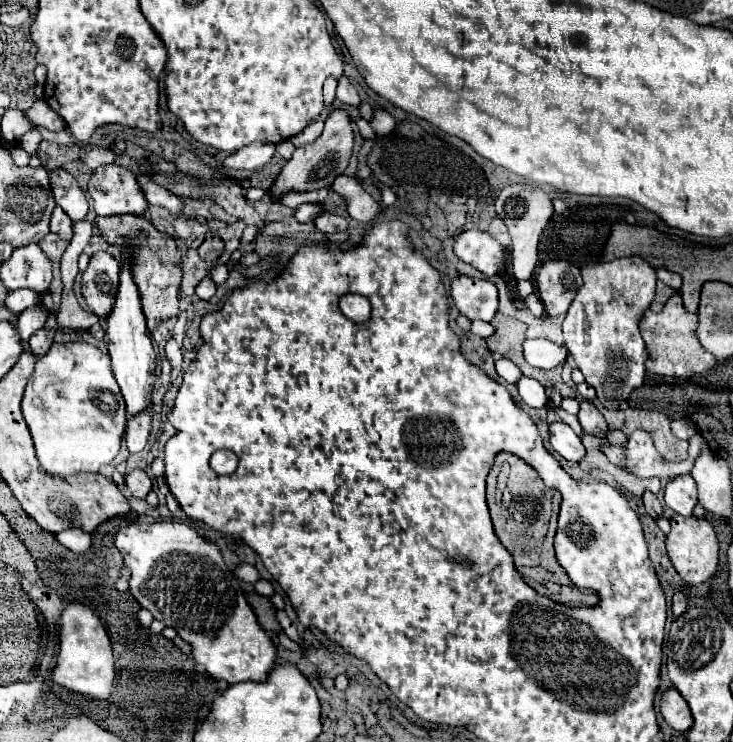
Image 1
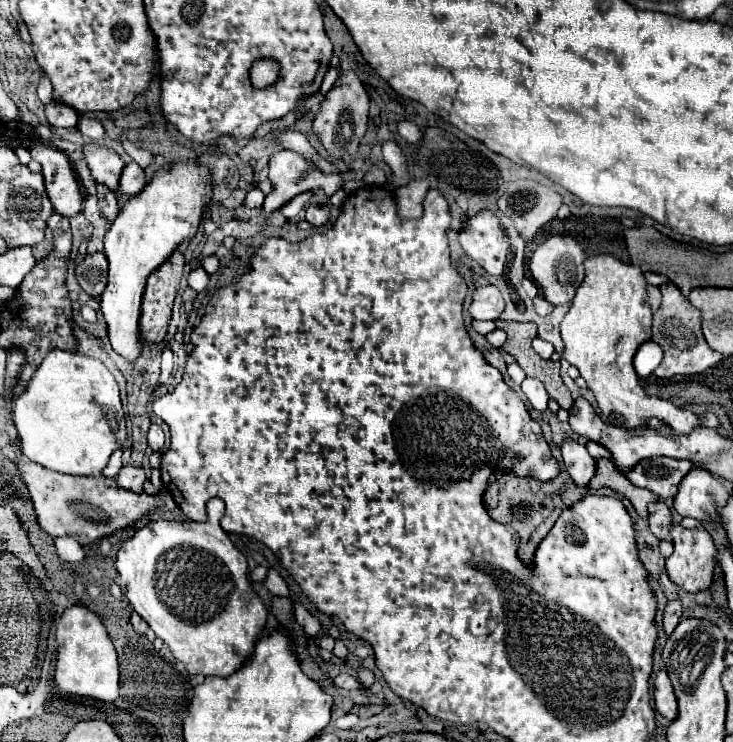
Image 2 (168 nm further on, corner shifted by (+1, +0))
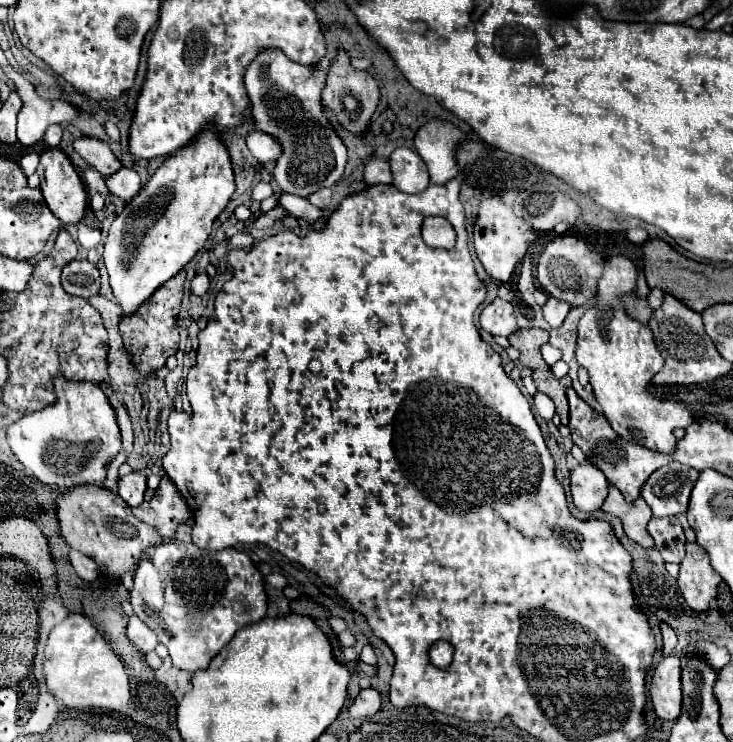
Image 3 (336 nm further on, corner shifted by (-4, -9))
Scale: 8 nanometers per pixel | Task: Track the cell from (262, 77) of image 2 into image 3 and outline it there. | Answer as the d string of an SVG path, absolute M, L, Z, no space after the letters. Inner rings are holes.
M263 51L245 71L245 89L253 105L255 127L273 135L283 145L283 155L273 169L273 179L281 191L261 203L263 213L275 209L283 193L309 197L323 187L333 187L343 175L347 149L327 123L321 105L321 91L325 87L329 65L331 59L323 59L315 67L305 67L293 63L281 51Z

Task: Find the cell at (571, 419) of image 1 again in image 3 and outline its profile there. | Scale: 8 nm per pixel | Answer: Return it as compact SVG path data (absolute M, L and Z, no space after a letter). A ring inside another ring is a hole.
M671 463L657 469L641 489L641 497L647 501L655 517L671 517L687 511L691 489L699 473L681 463Z

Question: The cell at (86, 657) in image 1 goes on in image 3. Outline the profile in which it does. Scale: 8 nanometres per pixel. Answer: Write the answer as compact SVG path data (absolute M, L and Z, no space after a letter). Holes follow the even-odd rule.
M69 615L59 623L47 641L43 673L47 687L69 709L101 707L121 711L129 703L129 679L121 659L111 651L109 643L99 635L93 623L83 615Z

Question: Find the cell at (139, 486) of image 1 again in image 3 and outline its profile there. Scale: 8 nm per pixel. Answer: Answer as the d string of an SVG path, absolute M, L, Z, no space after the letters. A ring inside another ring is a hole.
M129 473L119 479L117 493L131 505L139 507L143 503L143 495L147 489L147 477L143 473Z

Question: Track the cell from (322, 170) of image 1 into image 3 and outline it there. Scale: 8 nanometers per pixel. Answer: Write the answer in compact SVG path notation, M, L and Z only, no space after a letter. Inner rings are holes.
M339 53L339 57L331 63L327 73L327 85L321 95L321 103L325 109L331 109L337 117L337 121L347 129L349 133L367 133L371 115L379 103L379 87L377 81L367 71L355 71L349 65L349 57L345 53Z

